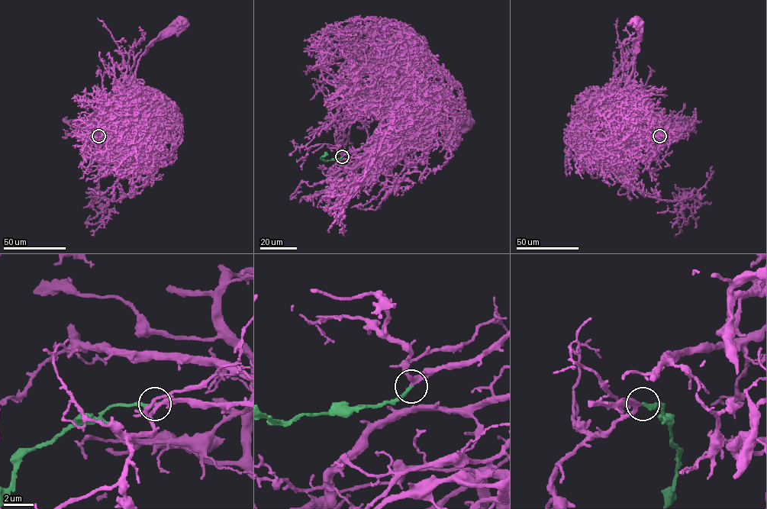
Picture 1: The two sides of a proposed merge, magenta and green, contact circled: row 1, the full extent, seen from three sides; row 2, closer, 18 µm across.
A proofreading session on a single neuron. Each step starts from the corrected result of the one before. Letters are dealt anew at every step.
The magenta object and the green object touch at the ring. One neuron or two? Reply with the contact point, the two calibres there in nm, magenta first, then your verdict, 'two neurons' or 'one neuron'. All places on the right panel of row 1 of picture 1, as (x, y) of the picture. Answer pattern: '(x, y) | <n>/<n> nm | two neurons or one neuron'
(659, 136) | 240/220 nm | one neuron

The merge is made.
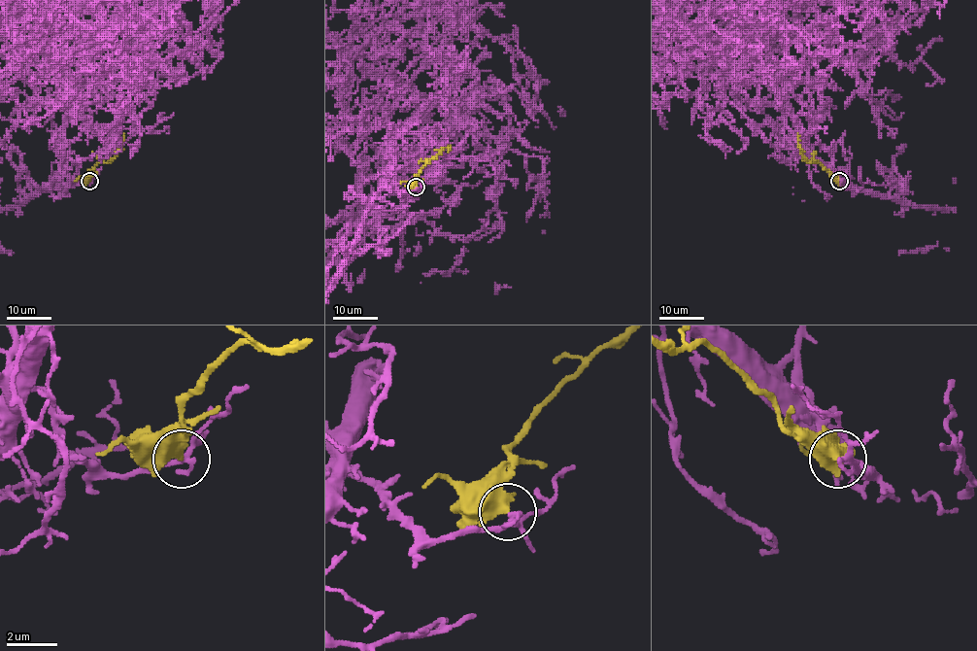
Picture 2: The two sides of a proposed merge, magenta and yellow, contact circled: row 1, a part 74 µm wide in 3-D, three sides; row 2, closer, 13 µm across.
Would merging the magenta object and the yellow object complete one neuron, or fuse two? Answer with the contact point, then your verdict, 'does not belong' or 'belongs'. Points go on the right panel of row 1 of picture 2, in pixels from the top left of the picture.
(839, 181) | does not belong

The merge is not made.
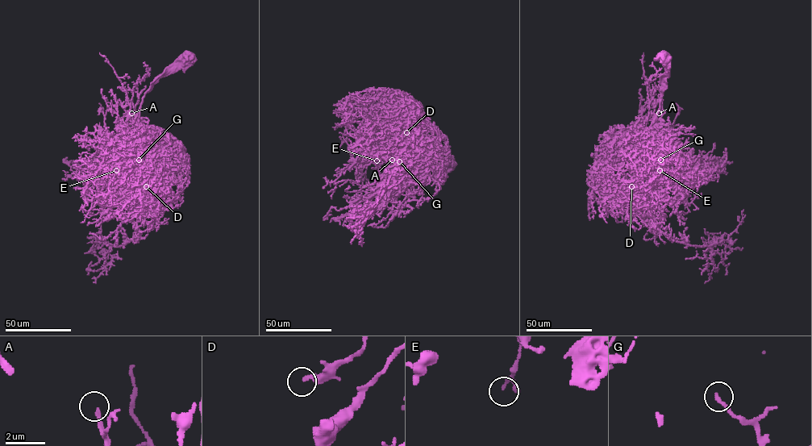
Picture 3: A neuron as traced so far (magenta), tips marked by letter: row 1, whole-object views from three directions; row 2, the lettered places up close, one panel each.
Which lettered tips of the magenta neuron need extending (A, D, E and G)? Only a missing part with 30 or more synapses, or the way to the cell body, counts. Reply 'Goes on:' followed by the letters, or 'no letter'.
Goes on: A

